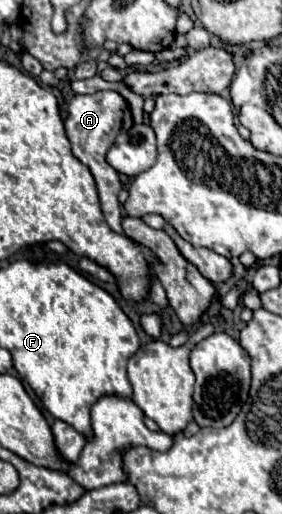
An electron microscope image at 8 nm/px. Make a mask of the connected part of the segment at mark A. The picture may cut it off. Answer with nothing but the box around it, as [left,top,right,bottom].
[65,90,131,232]

